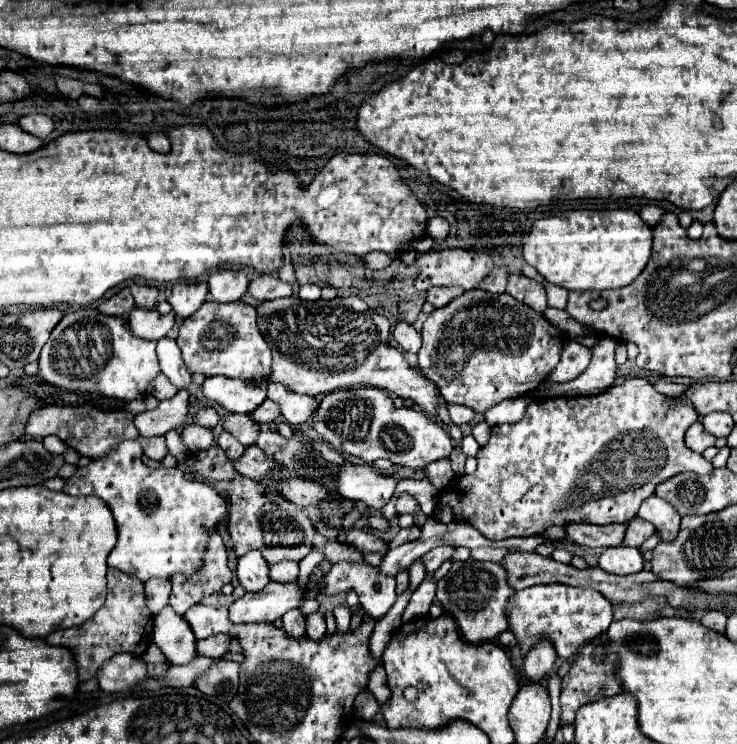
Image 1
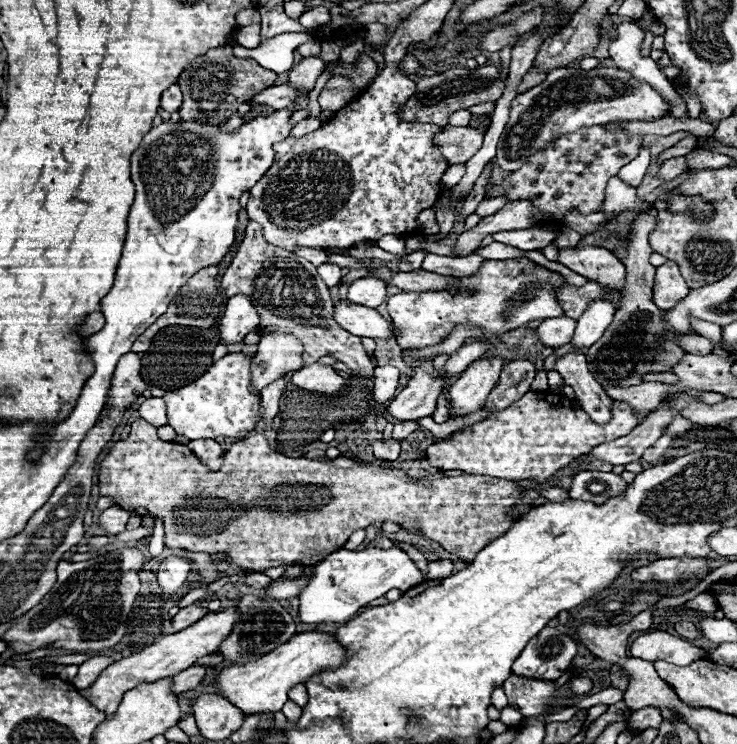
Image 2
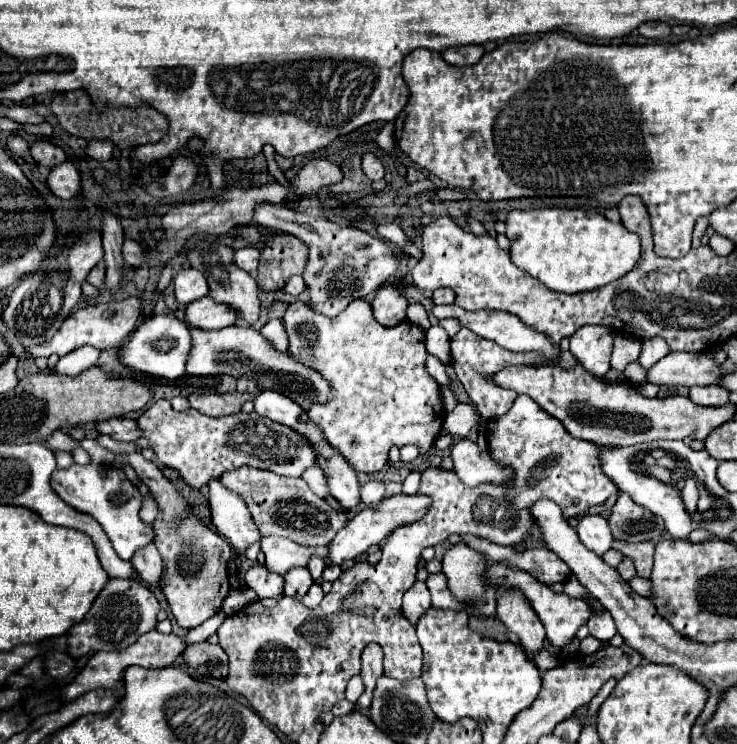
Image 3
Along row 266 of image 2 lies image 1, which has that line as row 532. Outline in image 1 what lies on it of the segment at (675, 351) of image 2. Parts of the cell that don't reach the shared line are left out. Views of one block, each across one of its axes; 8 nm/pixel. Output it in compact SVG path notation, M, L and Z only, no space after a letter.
M634 518L628 522L626 526L626 540L624 546L632 546L632 548L640 548L640 544L650 538L656 532L656 528L652 528L650 522L642 520L642 518Z

